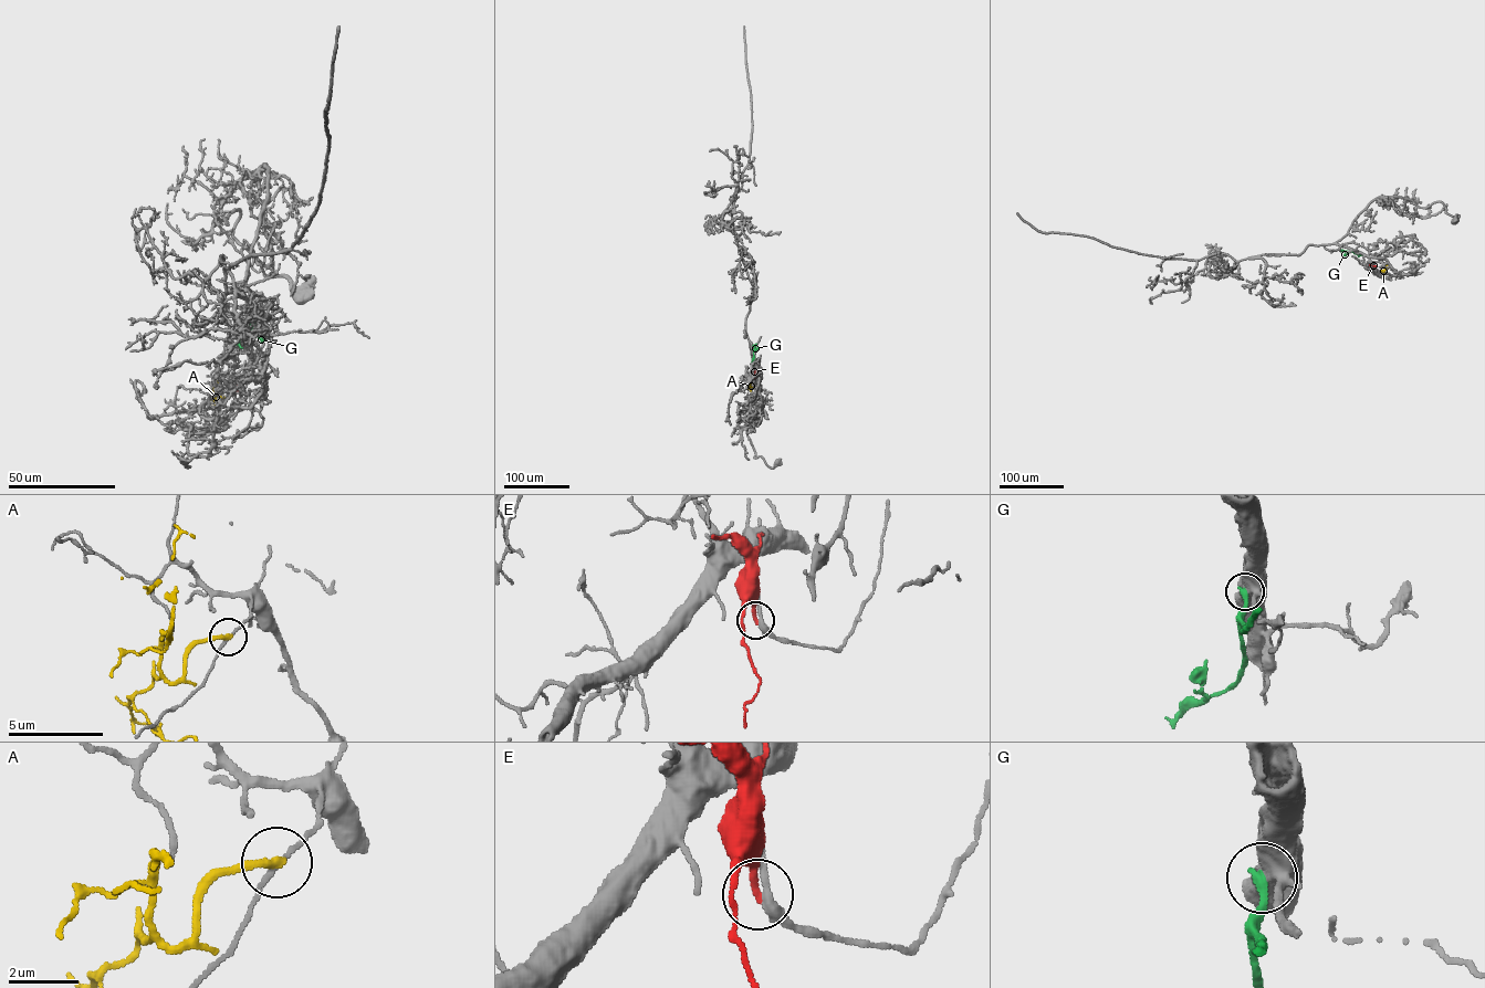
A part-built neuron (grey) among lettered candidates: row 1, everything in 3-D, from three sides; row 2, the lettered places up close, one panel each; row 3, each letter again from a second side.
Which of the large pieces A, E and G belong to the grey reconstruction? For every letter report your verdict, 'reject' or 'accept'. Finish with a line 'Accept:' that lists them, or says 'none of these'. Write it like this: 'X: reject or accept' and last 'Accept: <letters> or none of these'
A: reject
E: reject
G: reject
Accept: none of these

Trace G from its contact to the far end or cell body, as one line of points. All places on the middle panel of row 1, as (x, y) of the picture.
G: (753, 357), (756, 344)

